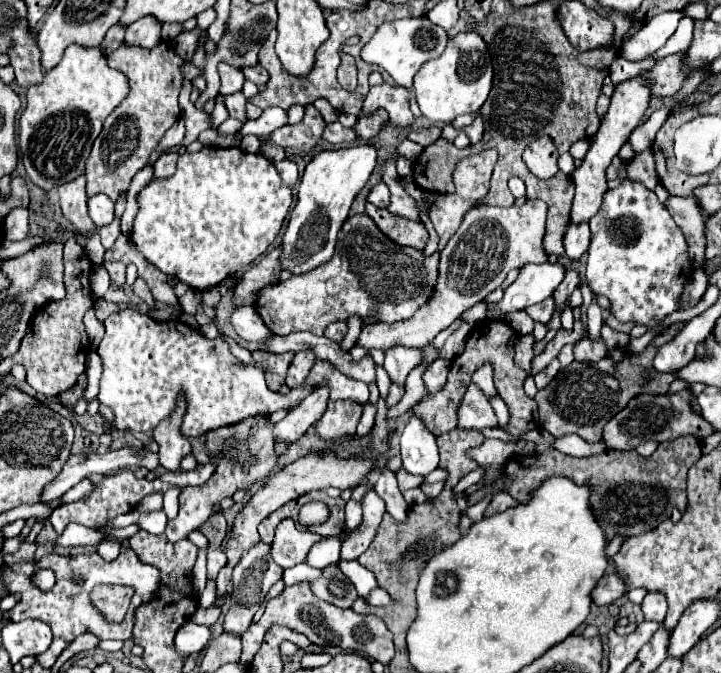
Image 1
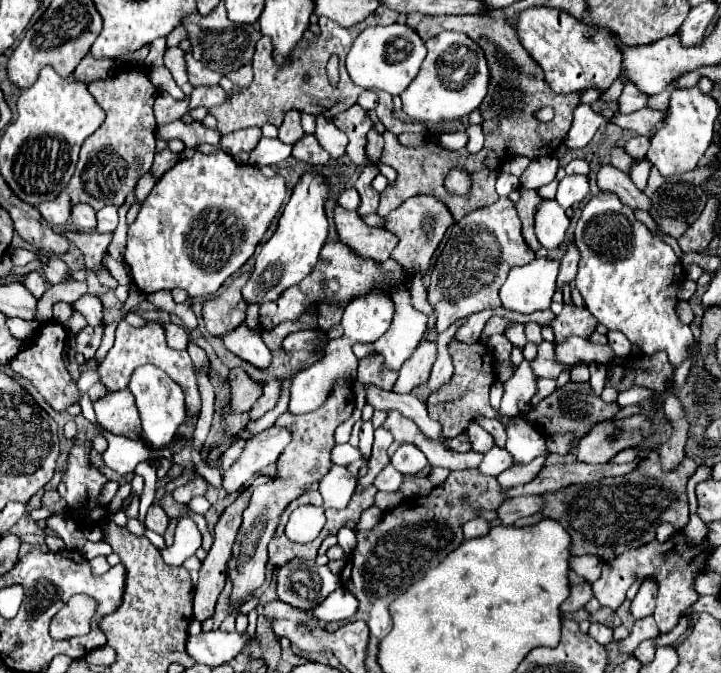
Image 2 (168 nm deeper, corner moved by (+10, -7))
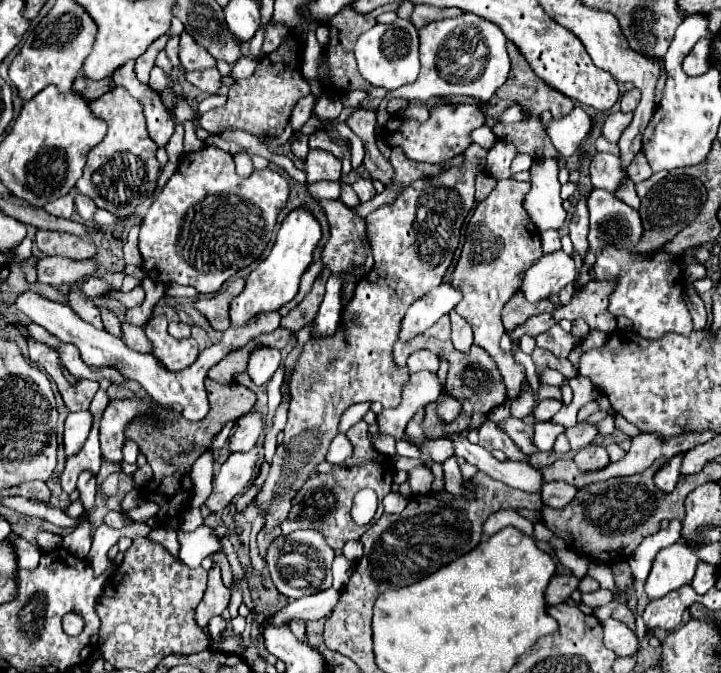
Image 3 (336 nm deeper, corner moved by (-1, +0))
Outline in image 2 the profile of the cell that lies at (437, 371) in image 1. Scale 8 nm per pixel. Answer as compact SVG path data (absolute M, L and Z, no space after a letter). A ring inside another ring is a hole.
M402 443L396 453L390 457L390 463L396 471L400 473L410 473L410 475L416 475L418 471L422 471L426 467L426 457L424 453L416 447L416 445L410 445L410 443Z

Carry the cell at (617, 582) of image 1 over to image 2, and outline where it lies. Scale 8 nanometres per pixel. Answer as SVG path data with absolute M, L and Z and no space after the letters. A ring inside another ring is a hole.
M568 573L570 579L570 595L566 599L566 603L562 605L562 613L570 613L570 611L578 611L584 607L584 603L588 603L592 599L592 589L590 583L584 581L582 577L578 577L576 573Z

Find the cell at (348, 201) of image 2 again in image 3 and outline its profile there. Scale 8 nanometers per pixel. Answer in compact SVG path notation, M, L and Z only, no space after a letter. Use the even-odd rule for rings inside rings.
M315 182L315 184L309 184L309 192L323 200L323 198L341 198L341 184L339 182Z

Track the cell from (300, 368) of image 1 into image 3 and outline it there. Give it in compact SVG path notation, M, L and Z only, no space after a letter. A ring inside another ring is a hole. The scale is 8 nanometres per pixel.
M249 412L237 420L237 430L231 438L231 452L243 452L251 450L251 446L257 444L259 436L263 434L263 414L261 412Z

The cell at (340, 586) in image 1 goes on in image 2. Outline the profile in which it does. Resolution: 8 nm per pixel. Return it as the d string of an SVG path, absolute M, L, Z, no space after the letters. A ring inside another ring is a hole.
M294 557L286 565L278 567L278 571L276 571L276 597L278 597L278 601L284 601L296 609L314 609L320 601L324 601L338 587L340 587L340 577L330 573L330 569L326 565L302 567L300 557Z

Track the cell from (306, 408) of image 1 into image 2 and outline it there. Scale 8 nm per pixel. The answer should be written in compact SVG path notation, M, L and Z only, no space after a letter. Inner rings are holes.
M270 427L262 433L256 433L250 441L246 441L246 447L236 459L236 463L230 469L222 471L222 487L226 495L232 495L246 483L250 483L250 479L260 473L266 465L276 463L278 455L288 443L290 433L278 427Z

